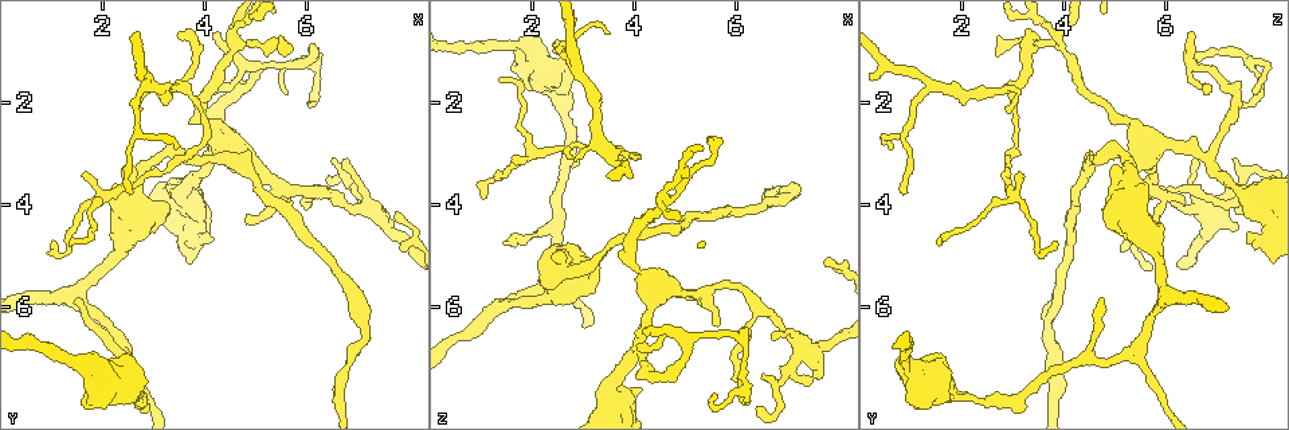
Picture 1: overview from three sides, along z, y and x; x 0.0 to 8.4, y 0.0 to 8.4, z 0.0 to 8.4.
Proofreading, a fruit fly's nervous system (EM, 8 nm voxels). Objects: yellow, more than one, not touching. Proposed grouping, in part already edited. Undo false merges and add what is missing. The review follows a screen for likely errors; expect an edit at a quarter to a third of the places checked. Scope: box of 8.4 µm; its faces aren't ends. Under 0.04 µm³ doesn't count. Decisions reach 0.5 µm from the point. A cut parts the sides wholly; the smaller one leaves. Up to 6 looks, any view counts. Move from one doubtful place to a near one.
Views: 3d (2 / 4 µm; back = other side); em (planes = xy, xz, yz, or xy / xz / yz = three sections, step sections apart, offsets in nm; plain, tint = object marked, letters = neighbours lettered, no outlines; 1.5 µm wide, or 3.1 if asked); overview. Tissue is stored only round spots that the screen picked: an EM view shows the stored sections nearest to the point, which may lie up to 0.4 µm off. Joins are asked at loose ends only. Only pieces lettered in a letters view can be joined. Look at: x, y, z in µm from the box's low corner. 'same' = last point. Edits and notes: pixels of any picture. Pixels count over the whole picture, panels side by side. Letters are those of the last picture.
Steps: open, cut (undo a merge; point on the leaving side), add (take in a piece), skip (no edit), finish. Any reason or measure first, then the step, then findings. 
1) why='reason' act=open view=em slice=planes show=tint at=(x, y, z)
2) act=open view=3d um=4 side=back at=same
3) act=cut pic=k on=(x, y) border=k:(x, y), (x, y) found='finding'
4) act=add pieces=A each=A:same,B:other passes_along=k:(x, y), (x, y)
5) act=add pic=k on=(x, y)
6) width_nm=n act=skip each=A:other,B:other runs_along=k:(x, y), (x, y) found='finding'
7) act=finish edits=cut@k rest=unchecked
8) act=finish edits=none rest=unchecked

why='tapers out' act=open view=em slice=planes show=letters at=(1.70, 3.35, 3.05)

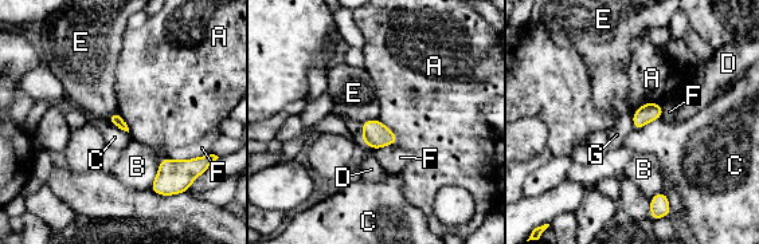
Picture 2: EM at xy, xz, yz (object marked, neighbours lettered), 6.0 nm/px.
longest_contact=A:200nm act=skip each=A:other,B:other,C:other,D:other,E:other,F:other,G:other found='no lettered piece goes on from it'

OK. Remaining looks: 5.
why='thin end' act=open view=em slice=xy step=4 show=letters at=(1.45, 5.90, 4.75)

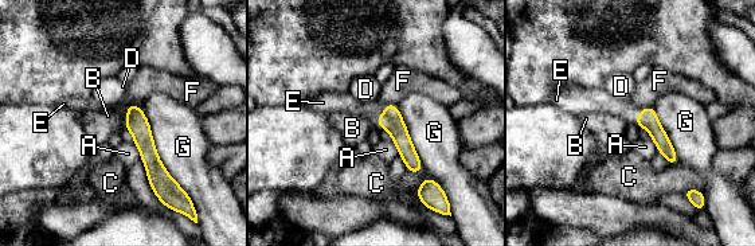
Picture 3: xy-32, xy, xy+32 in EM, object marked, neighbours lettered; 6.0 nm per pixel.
act=open view=em slice=planes show=letters at=same

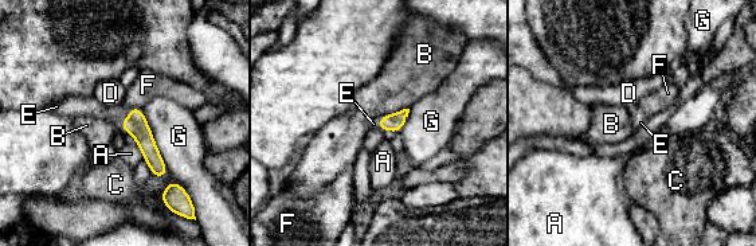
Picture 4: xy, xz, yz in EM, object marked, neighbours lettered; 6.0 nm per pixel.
longest_contact=G:400nm act=add pieces=E each=A:other,B:other,C:other,D:other,E:same,F:other,G:other passes_along=4:(136, 124), (124, 120), (89, 106) found='the neuron continues'

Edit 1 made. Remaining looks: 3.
why='thin end' act=open view=em slice=xz step=8 show=tint at=(3.50, 0.65, 3.40)

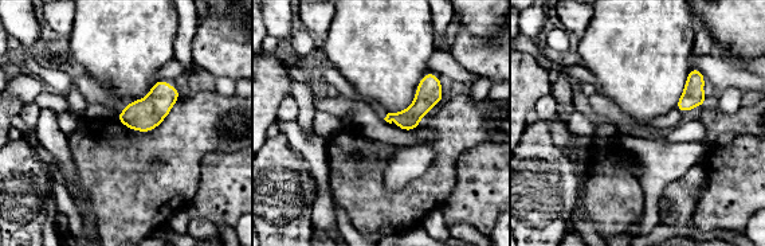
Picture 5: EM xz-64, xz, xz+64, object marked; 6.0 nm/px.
act=open view=em slice=yz step=4 show=letters at=same

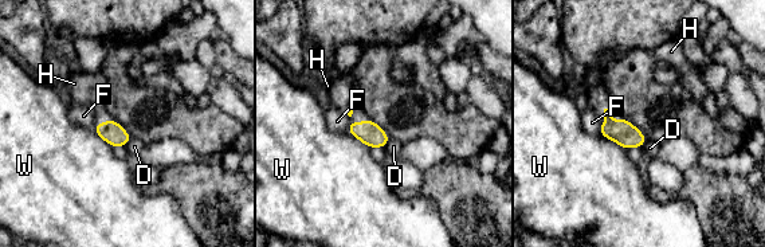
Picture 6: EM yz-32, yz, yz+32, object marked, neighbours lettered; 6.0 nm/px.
act=add pieces=H each=D:other,F:other,H:same,W:other passes_along=6:(624, 133), (604, 113), (599, 98) found='the neuron continues'

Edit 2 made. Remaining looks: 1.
act=finish edits=add@4,add@6 rest=unchecked

